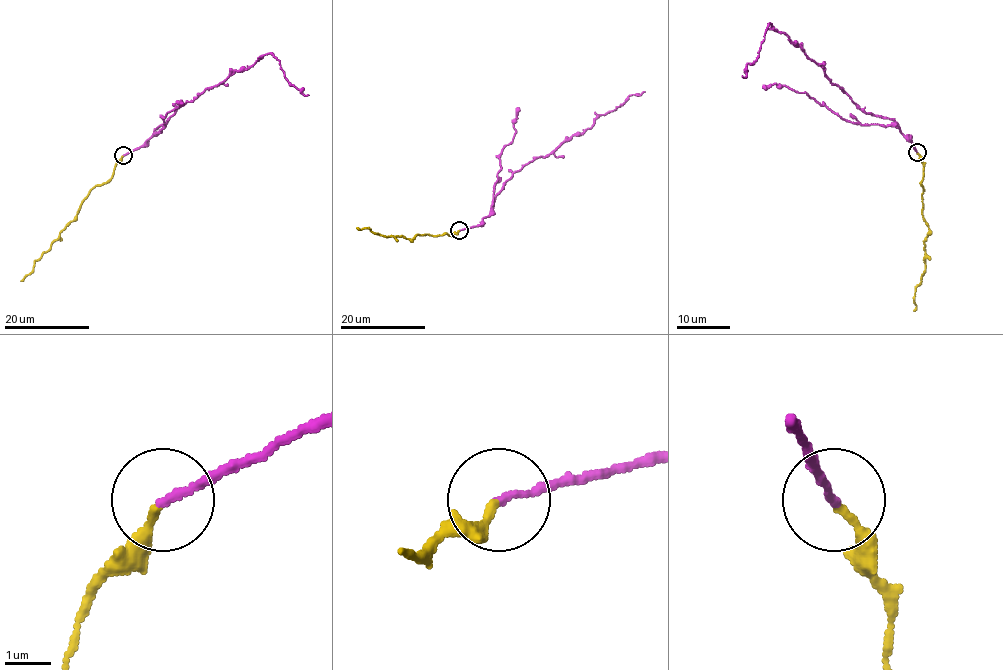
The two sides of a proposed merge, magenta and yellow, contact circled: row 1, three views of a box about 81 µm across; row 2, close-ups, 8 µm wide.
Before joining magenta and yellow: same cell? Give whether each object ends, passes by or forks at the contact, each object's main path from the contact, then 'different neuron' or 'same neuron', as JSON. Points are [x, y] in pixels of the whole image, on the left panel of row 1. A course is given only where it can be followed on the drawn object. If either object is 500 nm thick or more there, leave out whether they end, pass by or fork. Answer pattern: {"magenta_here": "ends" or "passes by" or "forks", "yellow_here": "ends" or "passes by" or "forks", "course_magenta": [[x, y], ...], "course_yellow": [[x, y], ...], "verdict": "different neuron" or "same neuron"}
{"magenta_here": "ends", "yellow_here": "ends", "course_magenta": [[122, 155], [142, 147], [178, 107], [269, 53], [280, 62], [286, 80], [305, 96], [308, 95]], "course_yellow": [[122, 156], [113, 175], [105, 183], [96, 185], [84, 199], [77, 216], [34, 261], [33, 270], [20, 280]], "verdict": "different neuron"}

